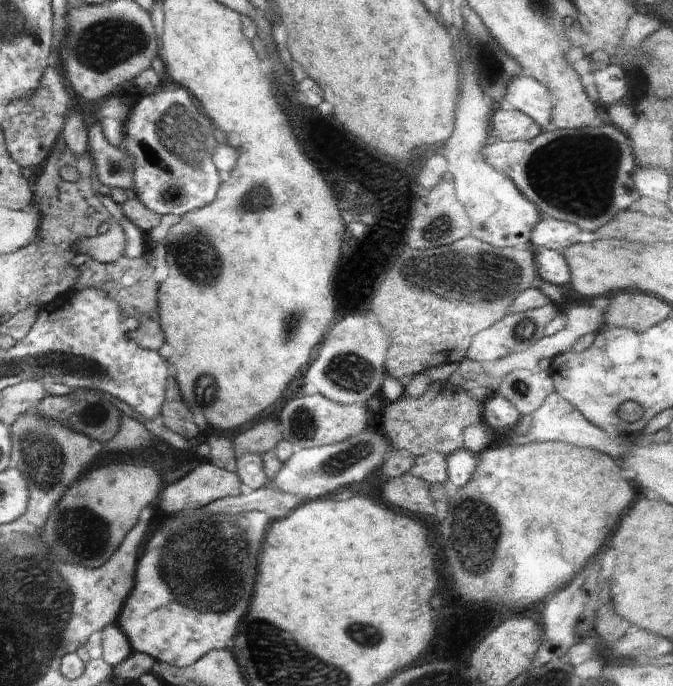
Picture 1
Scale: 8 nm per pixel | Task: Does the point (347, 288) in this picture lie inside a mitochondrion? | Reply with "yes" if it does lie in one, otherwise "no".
yes

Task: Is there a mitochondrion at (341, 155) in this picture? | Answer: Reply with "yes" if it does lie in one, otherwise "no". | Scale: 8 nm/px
no

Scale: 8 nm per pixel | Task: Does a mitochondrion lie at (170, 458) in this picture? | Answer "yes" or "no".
yes

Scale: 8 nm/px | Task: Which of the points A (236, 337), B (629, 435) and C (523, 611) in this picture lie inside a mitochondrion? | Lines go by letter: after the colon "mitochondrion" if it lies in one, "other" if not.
A: other
B: other
C: other

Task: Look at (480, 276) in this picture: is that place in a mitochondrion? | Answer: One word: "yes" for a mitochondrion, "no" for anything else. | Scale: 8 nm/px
yes

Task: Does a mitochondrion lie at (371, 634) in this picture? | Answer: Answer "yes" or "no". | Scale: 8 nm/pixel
yes

